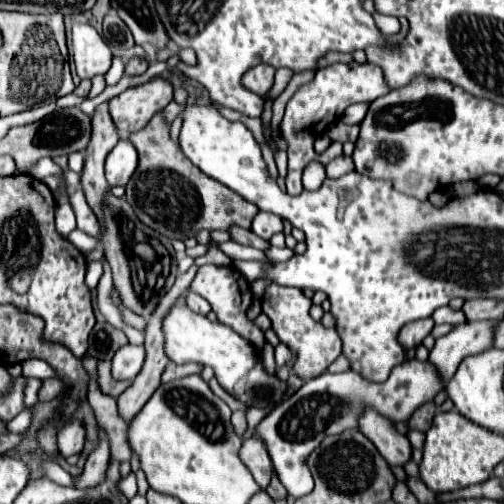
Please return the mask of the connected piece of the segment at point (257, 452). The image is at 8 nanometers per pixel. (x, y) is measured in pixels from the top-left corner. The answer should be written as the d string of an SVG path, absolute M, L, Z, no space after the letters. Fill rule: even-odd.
M247 438L241 446L241 460L245 460L245 466L251 470L255 482L261 488L267 488L273 478L273 462L265 444L259 438Z

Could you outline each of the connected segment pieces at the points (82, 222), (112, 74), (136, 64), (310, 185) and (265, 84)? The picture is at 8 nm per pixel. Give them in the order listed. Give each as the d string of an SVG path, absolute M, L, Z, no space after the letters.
M75 190L71 196L71 202L73 202L73 210L75 210L75 216L77 216L77 228L91 234L91 236L99 236L99 230L97 230L97 218L95 214L89 210L89 204L85 200L85 194L83 190Z
M113 56L113 64L109 68L109 72L105 74L105 80L107 80L107 86L113 86L121 80L123 76L123 60L119 56Z
M133 56L133 58L129 58L129 62L127 62L127 66L125 66L125 74L129 74L129 76L135 76L135 74L143 74L145 70L147 70L147 60L145 58L139 58L139 56Z
M309 162L309 166L305 166L303 170L303 186L307 190L317 190L317 186L321 186L321 182L325 180L325 168L321 162Z
M255 66L243 74L241 84L247 90L261 96L261 94L265 94L265 90L269 90L269 86L273 86L273 76L275 76L275 72L271 70L271 66Z

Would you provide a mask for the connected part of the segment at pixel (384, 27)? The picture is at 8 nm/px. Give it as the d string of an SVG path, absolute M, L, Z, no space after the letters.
M373 14L373 18L377 20L377 26L381 32L385 32L387 36L393 36L401 30L401 24L395 16L385 16L385 14Z

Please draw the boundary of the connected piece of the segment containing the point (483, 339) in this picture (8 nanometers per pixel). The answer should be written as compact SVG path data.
M465 322L447 336L435 340L433 350L429 352L429 362L445 384L451 380L463 358L491 348L491 332L495 324L497 322Z

